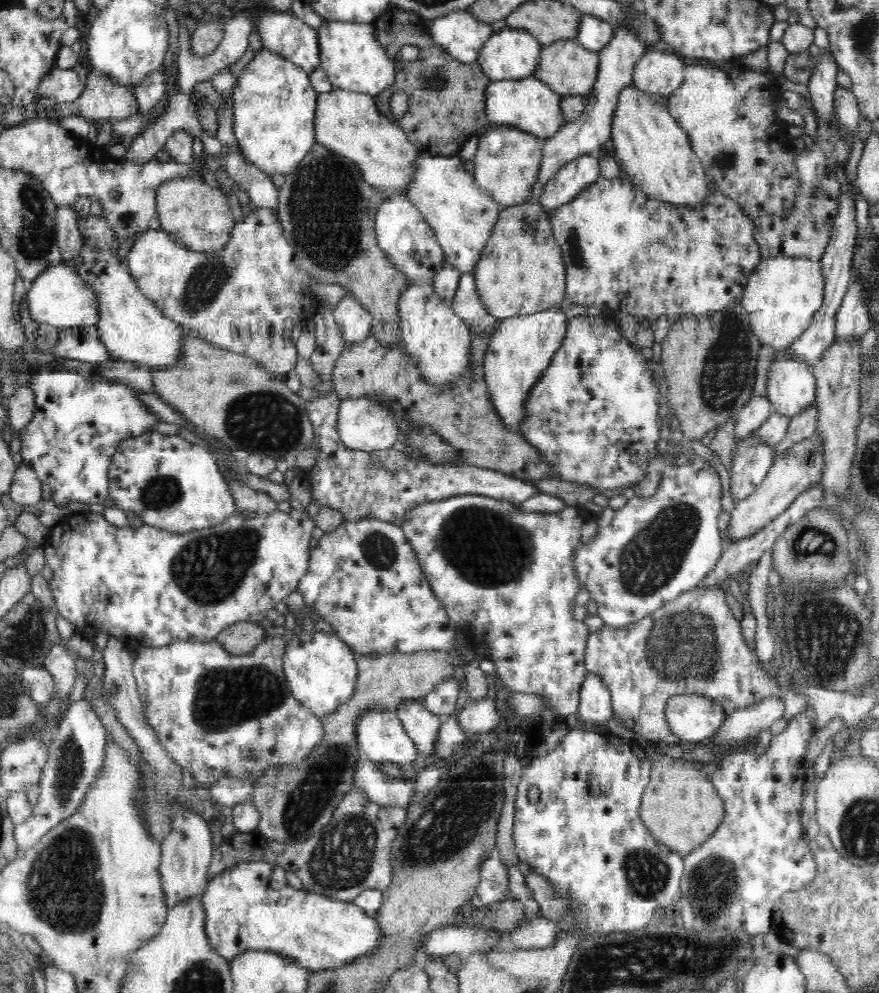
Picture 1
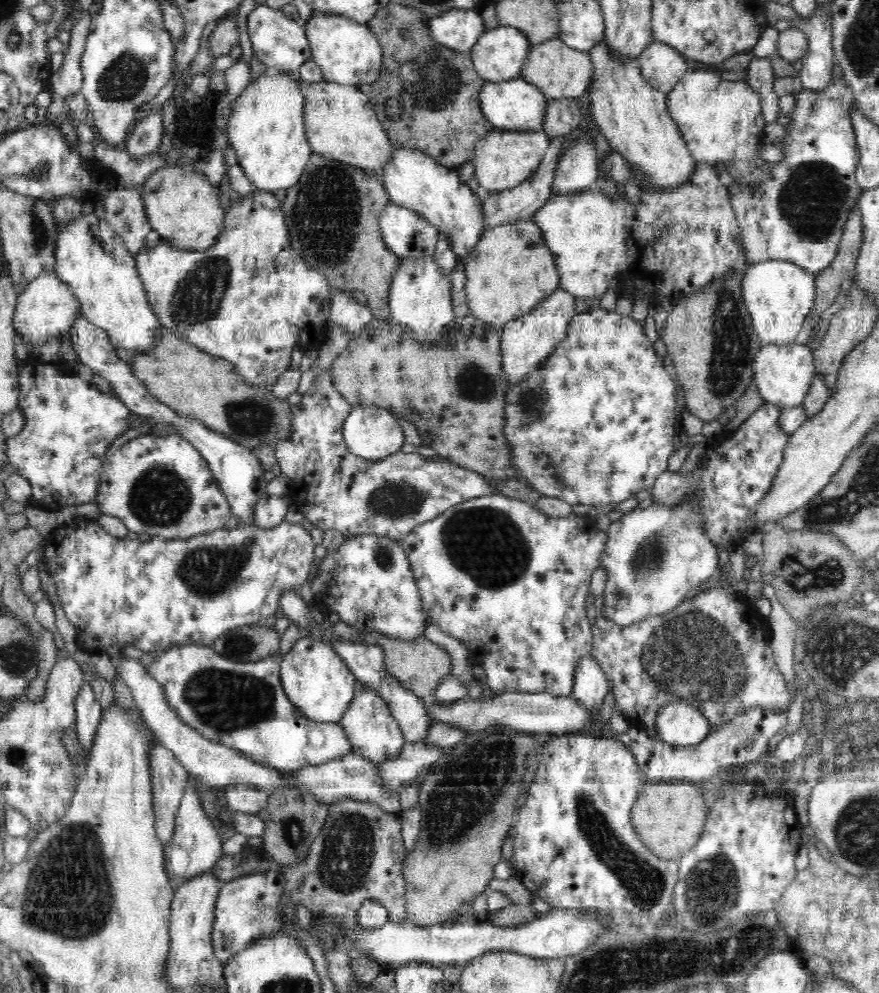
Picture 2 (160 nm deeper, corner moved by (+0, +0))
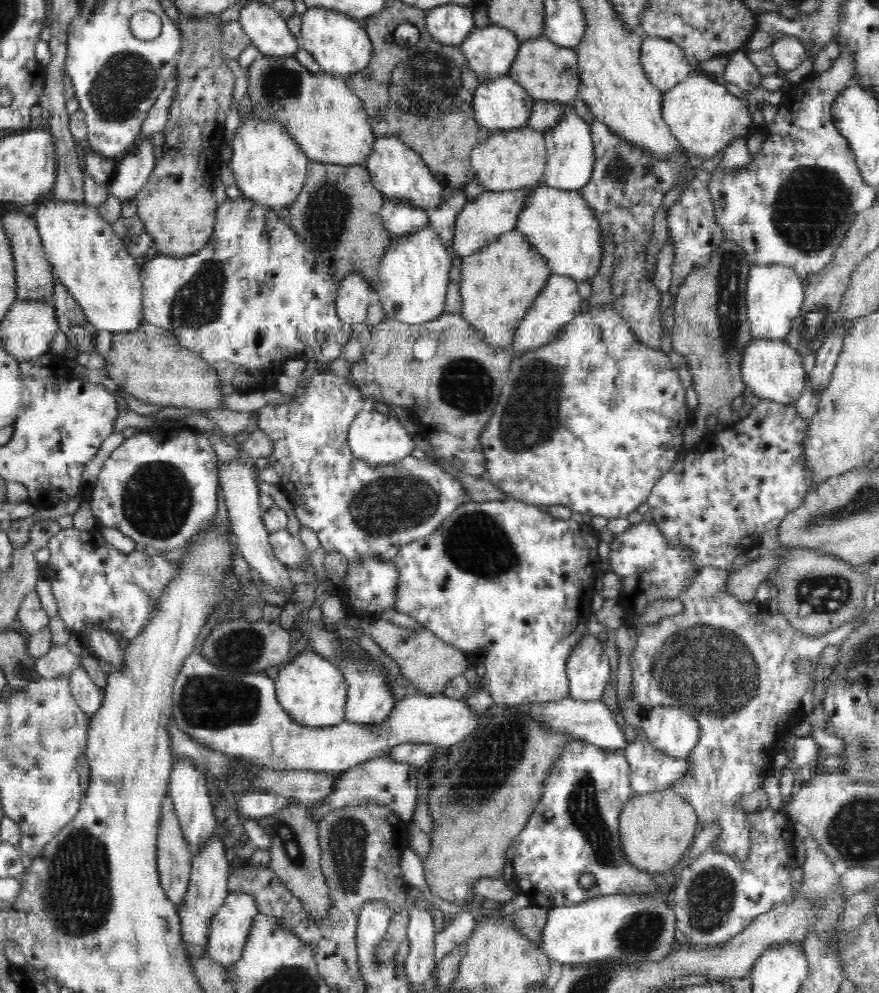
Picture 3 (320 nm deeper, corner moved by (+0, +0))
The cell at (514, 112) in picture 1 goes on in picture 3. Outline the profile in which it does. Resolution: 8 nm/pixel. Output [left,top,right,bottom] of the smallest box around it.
[472,77,535,131]

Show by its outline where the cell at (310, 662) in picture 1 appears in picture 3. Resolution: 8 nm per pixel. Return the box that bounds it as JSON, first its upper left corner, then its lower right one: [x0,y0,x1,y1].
[275,649,348,728]

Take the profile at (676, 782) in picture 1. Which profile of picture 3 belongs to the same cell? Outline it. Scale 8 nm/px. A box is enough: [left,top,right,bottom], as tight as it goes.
[619,787,698,875]

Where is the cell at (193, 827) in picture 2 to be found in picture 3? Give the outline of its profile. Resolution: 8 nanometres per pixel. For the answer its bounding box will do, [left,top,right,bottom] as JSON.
[167,757,218,855]

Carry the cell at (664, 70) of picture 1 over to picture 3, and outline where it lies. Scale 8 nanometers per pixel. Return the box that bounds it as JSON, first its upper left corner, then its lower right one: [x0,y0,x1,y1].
[641,36,691,92]

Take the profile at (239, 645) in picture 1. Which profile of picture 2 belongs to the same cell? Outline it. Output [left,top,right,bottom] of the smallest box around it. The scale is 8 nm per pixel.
[212,623,281,664]

